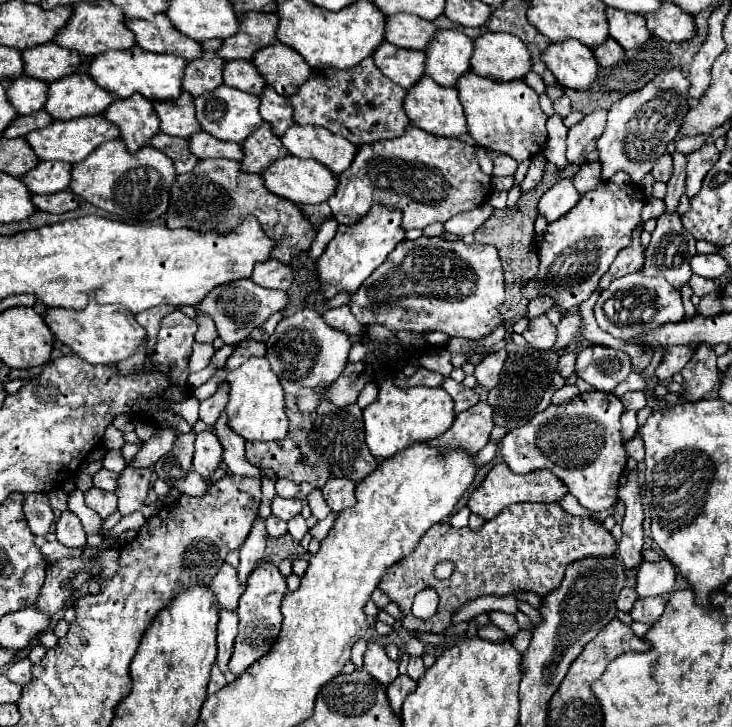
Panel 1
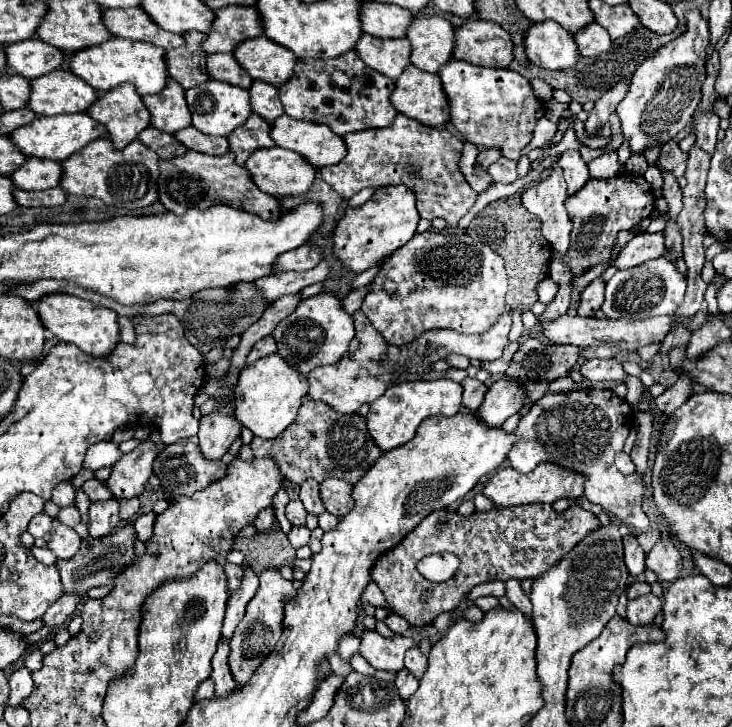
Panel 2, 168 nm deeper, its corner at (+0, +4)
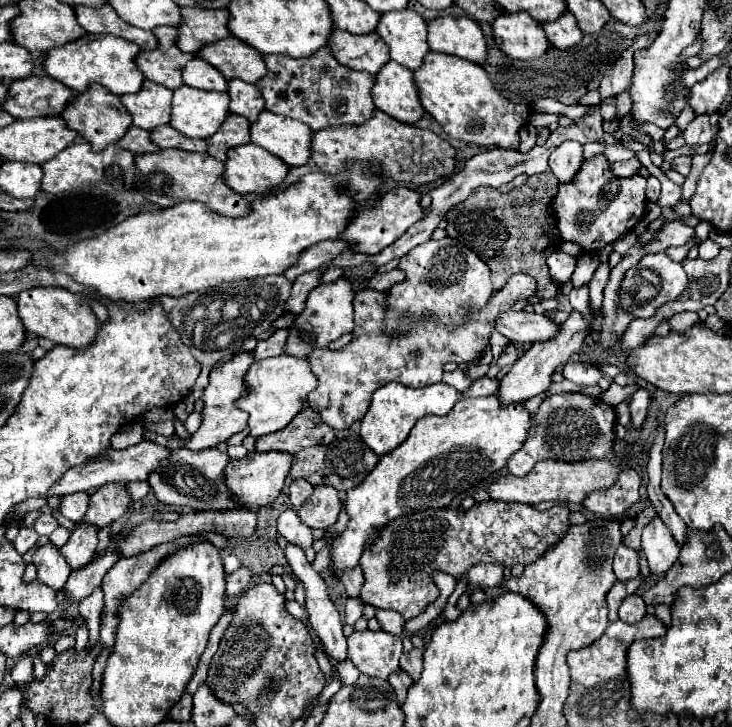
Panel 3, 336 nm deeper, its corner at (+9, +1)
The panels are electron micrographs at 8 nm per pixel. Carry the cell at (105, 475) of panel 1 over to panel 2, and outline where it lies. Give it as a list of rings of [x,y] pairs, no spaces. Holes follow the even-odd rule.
[[[90,478],[88,482],[84,482],[84,492],[88,494],[88,498],[94,500],[108,500],[110,492],[106,492],[106,480],[98,480],[98,478]]]

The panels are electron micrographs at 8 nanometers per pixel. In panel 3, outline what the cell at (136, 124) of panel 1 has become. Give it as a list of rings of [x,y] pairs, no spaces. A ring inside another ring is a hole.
[[[91,83],[87,91],[77,93],[75,99],[71,99],[67,103],[67,107],[63,109],[63,113],[59,117],[65,121],[65,125],[69,125],[73,131],[77,131],[85,141],[89,141],[91,149],[97,153],[103,151],[105,145],[119,141],[125,135],[125,131],[131,127],[131,115],[123,107],[121,99],[97,83]]]

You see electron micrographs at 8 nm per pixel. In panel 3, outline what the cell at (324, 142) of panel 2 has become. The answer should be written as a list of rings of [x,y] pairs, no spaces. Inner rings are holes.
[[[261,111],[257,123],[251,125],[251,141],[291,167],[305,165],[311,159],[311,135],[309,125],[271,111]]]

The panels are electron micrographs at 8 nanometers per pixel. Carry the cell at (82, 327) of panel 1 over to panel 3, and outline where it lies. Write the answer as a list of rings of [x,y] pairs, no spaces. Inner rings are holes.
[[[33,287],[29,291],[23,291],[17,297],[17,309],[19,317],[29,333],[35,333],[37,337],[47,337],[53,343],[69,345],[69,347],[85,347],[89,341],[95,339],[99,323],[93,315],[91,307],[75,293],[59,287]]]

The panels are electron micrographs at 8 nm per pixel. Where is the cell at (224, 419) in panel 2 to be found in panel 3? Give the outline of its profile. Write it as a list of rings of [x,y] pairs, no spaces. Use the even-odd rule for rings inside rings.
[[[241,351],[237,355],[233,355],[227,363],[223,363],[221,367],[213,367],[211,375],[209,375],[209,385],[203,393],[203,421],[199,431],[191,437],[191,441],[187,443],[189,449],[193,451],[203,451],[209,447],[217,447],[221,441],[227,441],[231,435],[243,431],[247,427],[247,415],[245,411],[241,411],[235,401],[241,399],[241,395],[245,395],[247,387],[245,387],[245,375],[249,371],[249,367],[253,365],[255,357],[249,351]]]

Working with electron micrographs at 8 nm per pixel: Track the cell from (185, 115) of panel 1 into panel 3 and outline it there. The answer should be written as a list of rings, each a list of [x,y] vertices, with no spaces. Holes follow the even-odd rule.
[[[145,81],[139,93],[123,95],[123,105],[131,113],[133,125],[153,131],[171,119],[171,91],[153,81]]]

